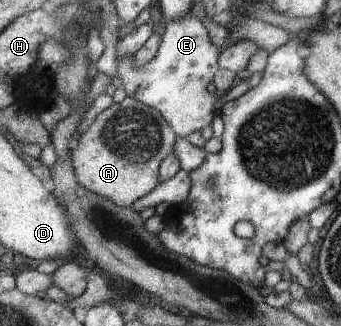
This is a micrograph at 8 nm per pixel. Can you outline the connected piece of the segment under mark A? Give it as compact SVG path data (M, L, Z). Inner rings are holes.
M127 95L119 104L100 112L94 124L79 137L78 145L71 156L76 178L80 186L90 192L108 198L118 206L130 208L136 200L140 200L160 184L161 164L174 152L176 138L174 128L166 122L164 115L158 109Z

